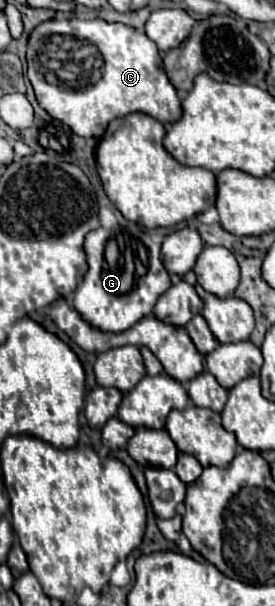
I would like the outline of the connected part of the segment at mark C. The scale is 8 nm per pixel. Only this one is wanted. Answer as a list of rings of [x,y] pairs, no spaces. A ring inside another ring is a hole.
[[[66,19],[66,21],[44,21],[32,29],[28,41],[28,79],[34,87],[38,105],[58,121],[64,121],[74,133],[82,137],[102,137],[108,123],[116,117],[124,117],[128,113],[146,113],[156,121],[168,125],[180,119],[182,107],[176,89],[170,85],[162,57],[158,53],[156,43],[142,31],[128,27],[124,23],[106,23],[104,19],[84,21],[84,19]],[[48,35],[72,35],[78,39],[86,39],[96,45],[104,65],[100,69],[100,77],[92,77],[92,73],[72,75],[70,71],[60,69],[40,69],[40,57],[36,51],[42,47],[42,39]]]

